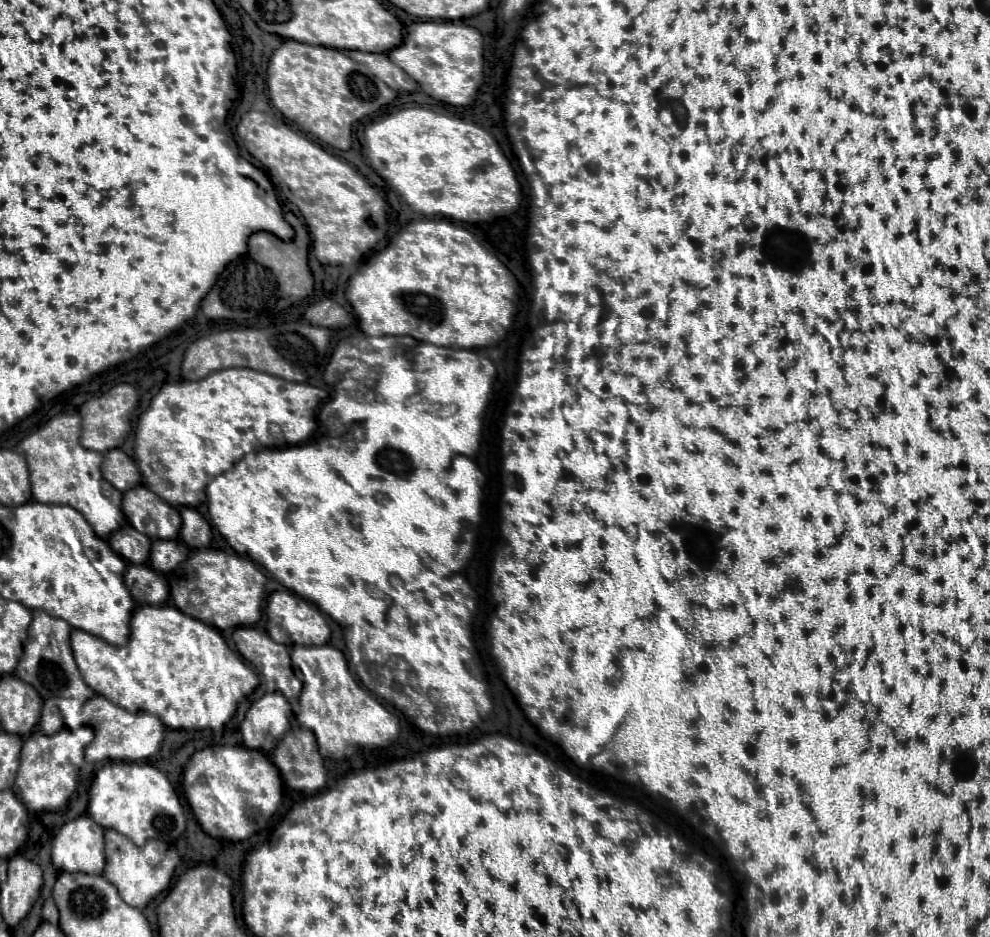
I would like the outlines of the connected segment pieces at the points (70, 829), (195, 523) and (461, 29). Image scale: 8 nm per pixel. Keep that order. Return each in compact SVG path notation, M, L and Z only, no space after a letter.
M86 814L64 824L54 836L52 862L62 872L102 874L106 866L104 828Z
M184 506L180 510L182 516L182 530L180 538L190 546L190 548L208 548L212 540L212 528L210 524L202 518L202 514L194 508Z
M434 20L414 22L408 26L404 42L390 50L388 58L406 70L426 92L428 96L452 104L452 106L468 106L472 104L480 84L484 70L484 46L482 34L462 21Z

